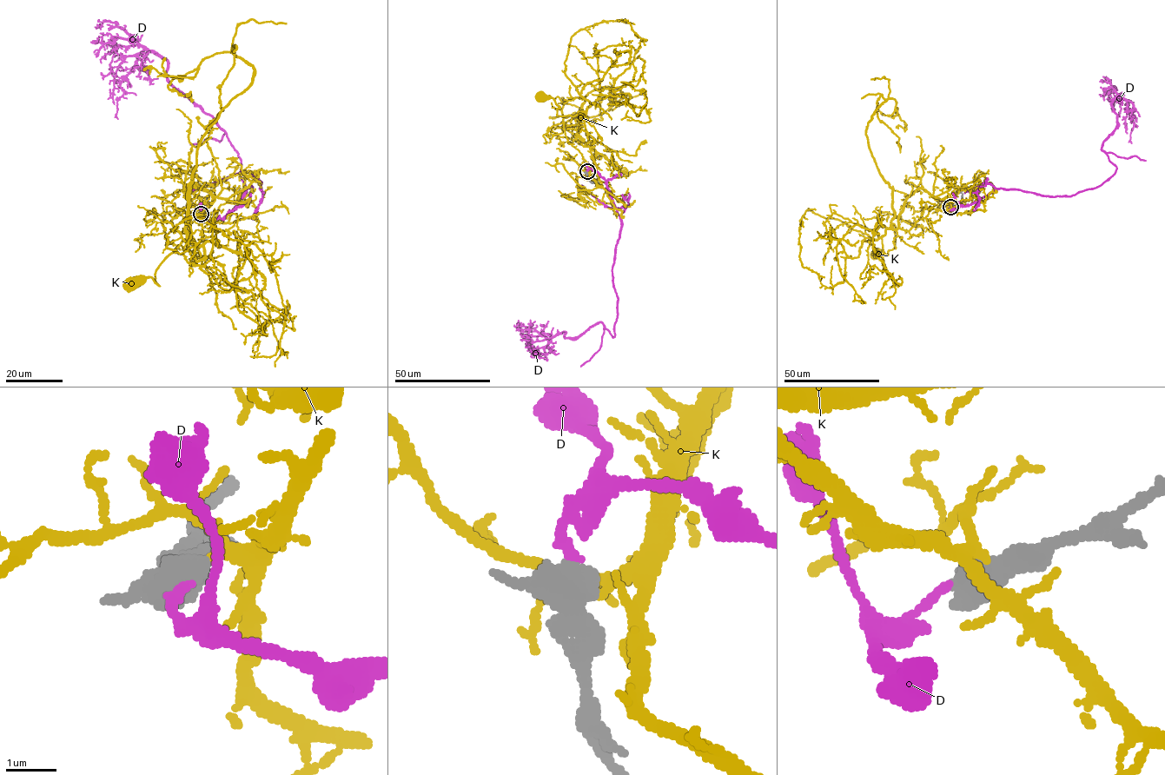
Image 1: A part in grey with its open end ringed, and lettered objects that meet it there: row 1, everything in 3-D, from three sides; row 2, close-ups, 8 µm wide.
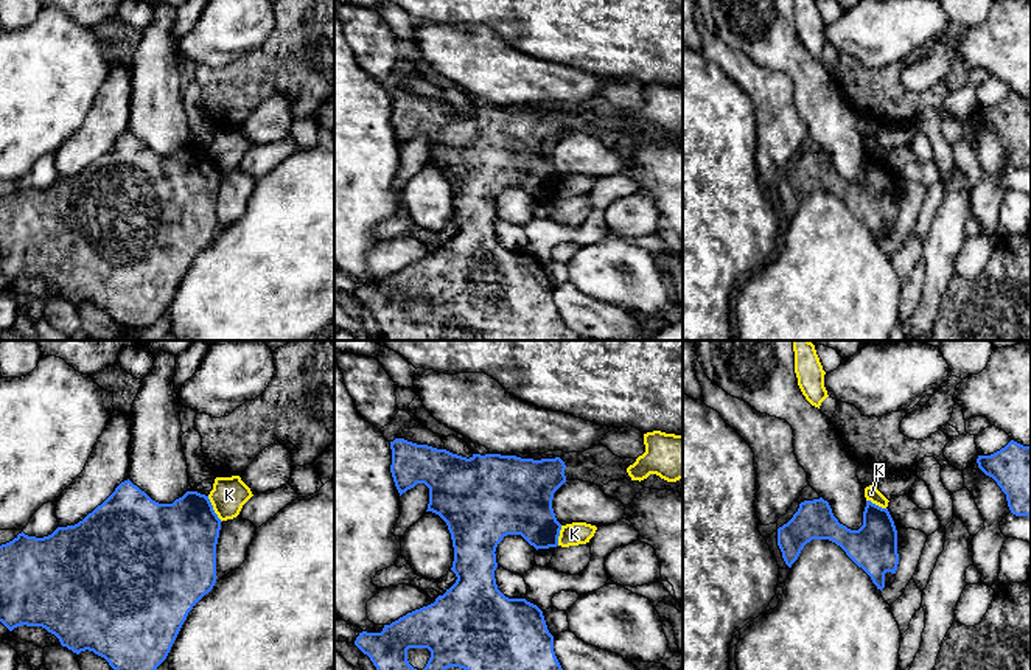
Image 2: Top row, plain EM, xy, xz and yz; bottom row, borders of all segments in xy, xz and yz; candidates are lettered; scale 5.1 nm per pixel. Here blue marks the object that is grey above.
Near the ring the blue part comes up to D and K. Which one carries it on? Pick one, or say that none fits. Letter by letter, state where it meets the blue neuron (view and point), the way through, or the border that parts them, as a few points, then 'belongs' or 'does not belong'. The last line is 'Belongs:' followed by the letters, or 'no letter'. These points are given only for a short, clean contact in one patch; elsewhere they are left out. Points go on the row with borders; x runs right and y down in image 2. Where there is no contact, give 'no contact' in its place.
D: no contact | belongs
K: xy (212, 509) | along xy (207, 496), (221, 521) | does not belong
Belongs: D

